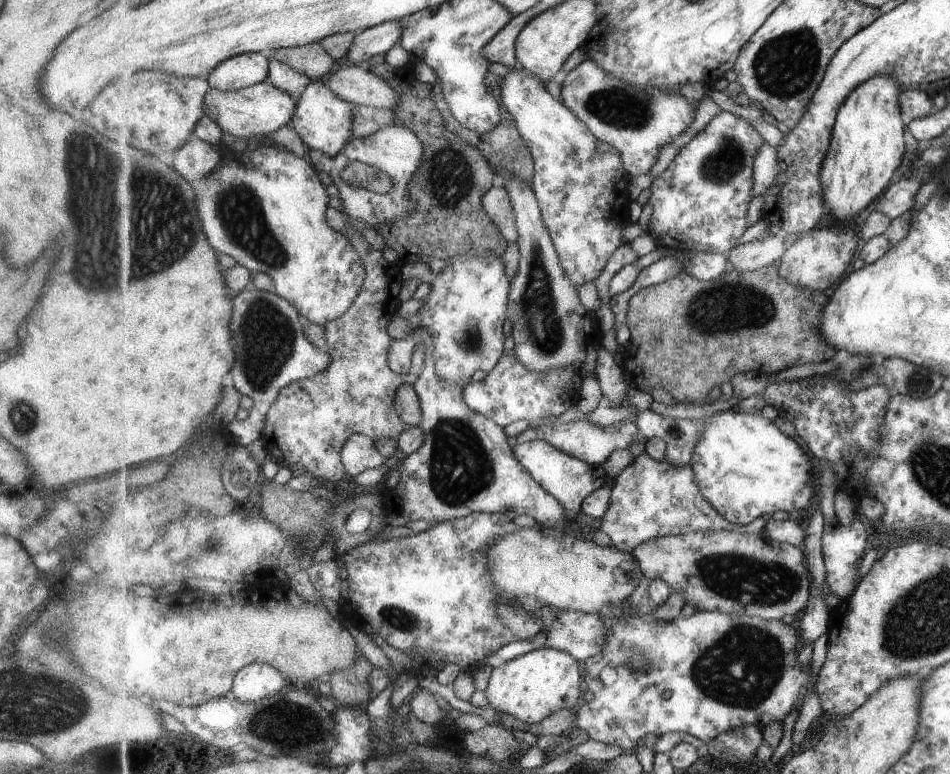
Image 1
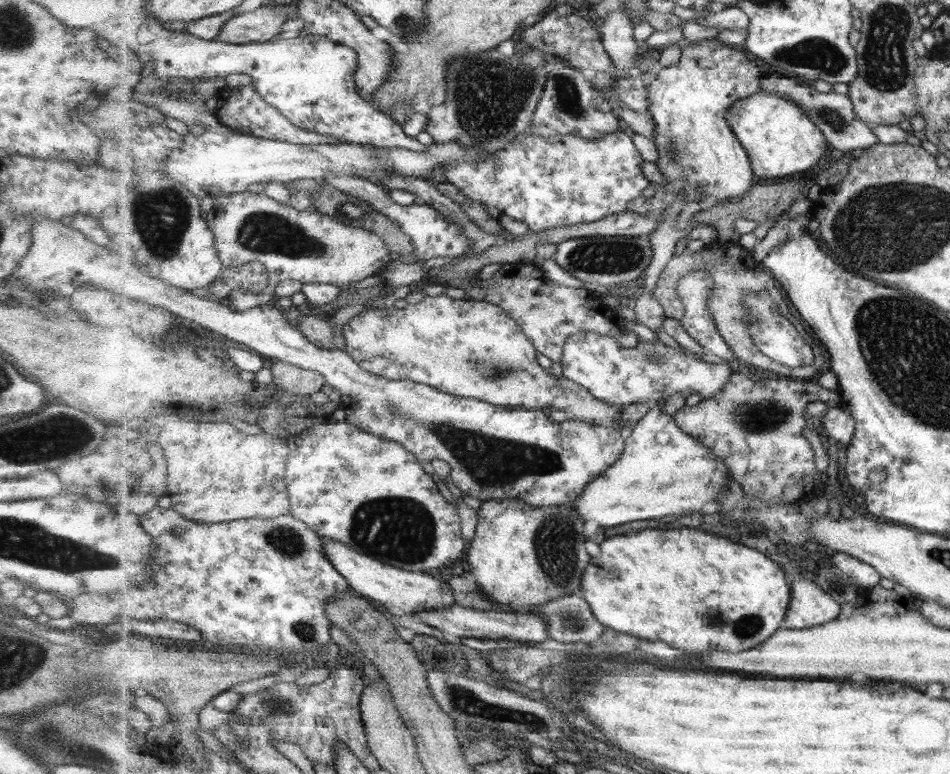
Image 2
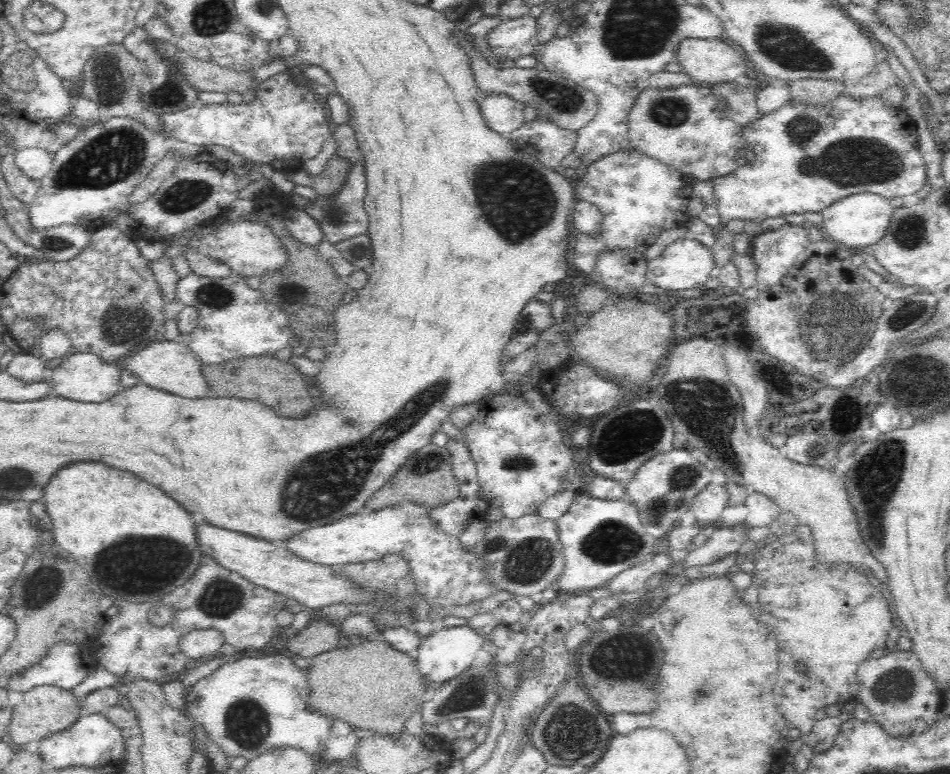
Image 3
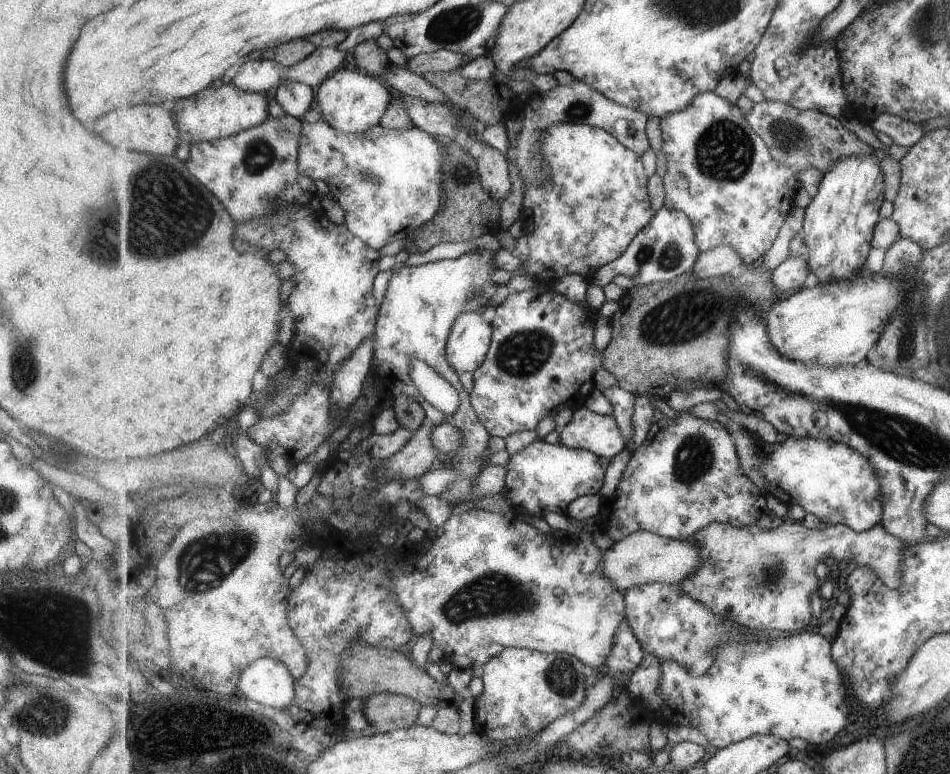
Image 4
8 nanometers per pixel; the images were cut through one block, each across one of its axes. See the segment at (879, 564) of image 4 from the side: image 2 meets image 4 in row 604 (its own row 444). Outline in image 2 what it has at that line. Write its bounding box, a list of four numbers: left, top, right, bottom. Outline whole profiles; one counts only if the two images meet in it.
[675,372,841,502]

